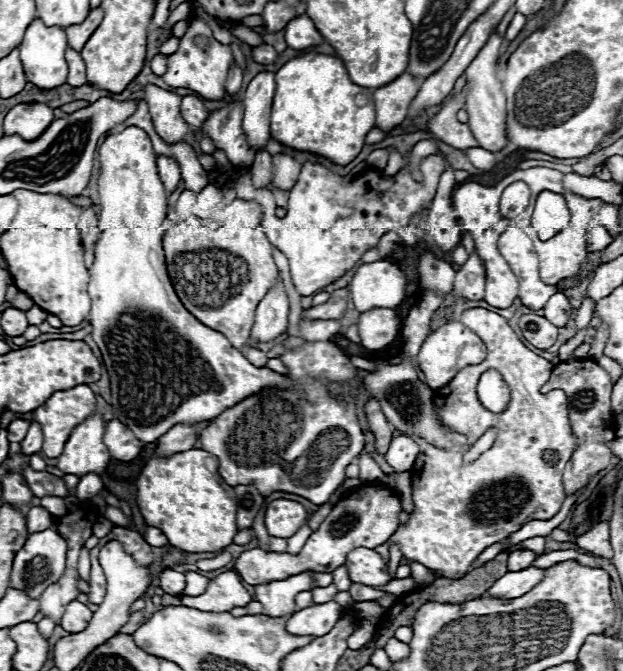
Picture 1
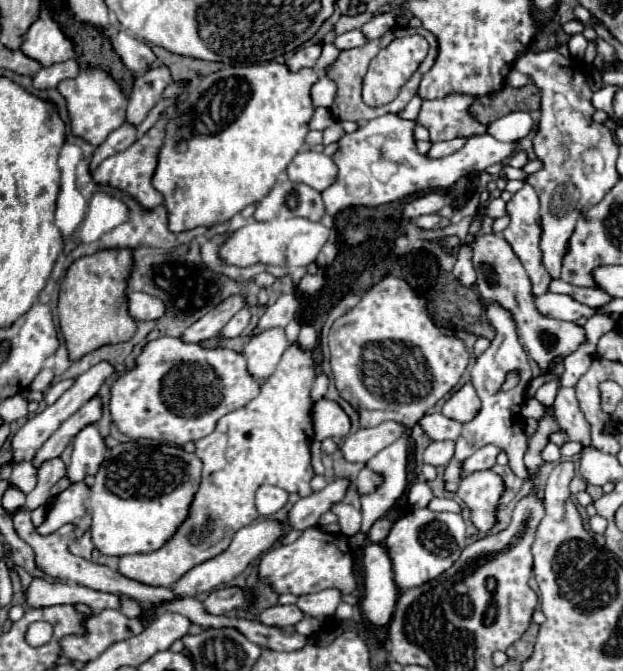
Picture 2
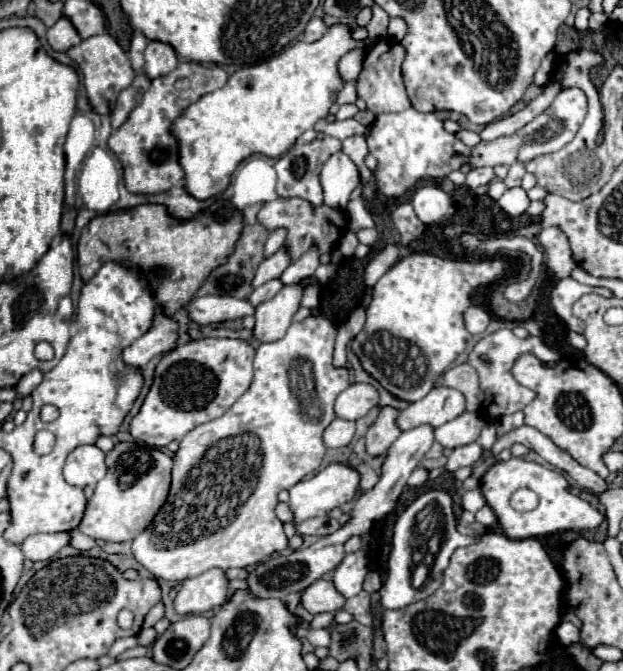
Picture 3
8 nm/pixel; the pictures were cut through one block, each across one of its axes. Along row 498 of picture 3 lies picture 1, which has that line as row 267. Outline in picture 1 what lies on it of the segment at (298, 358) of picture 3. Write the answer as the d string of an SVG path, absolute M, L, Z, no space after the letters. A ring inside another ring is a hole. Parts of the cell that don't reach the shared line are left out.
M234 200L230 204L220 204L208 218L190 216L178 220L170 230L162 236L166 266L172 280L172 286L186 306L186 310L196 316L202 324L222 332L234 348L242 348L250 336L250 328L254 324L254 310L264 294L276 280L278 268L272 260L272 244L260 230L260 206L246 200Z

